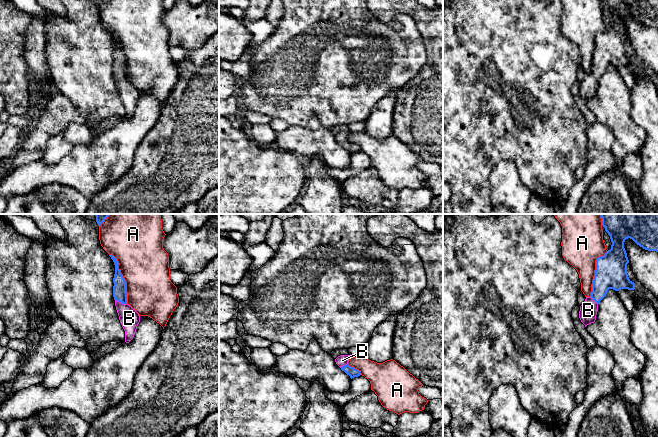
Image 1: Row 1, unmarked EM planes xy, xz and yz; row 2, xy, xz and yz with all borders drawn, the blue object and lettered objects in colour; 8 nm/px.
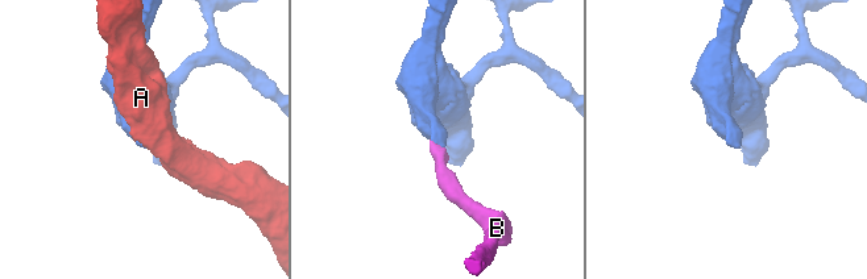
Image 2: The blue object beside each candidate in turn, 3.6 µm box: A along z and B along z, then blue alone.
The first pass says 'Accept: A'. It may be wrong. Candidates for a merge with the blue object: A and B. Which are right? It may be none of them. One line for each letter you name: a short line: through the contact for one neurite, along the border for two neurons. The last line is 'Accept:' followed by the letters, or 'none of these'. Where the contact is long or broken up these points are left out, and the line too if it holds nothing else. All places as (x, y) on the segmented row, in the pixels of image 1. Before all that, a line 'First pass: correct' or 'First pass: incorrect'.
First pass: incorrect
B: line xy (119, 289), (121, 302), (129, 318)
Accept: B

